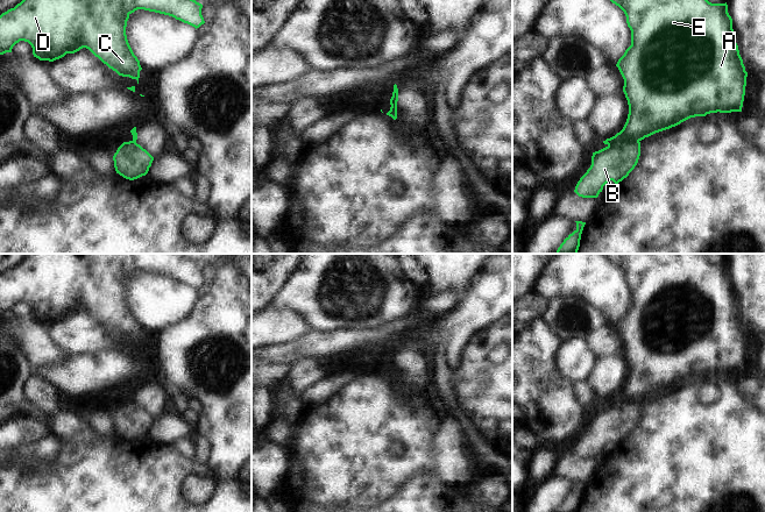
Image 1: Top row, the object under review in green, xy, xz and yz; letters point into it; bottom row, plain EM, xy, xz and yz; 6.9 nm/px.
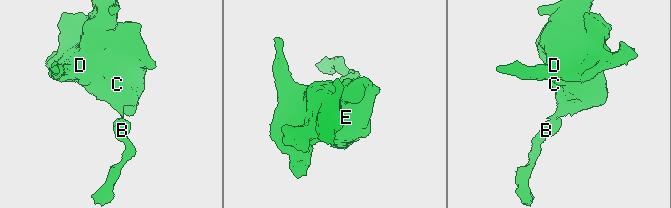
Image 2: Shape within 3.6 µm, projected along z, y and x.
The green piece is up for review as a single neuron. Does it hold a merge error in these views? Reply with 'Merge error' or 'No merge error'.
Merge error.

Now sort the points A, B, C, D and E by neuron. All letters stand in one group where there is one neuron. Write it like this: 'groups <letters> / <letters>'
groups A C D E / B

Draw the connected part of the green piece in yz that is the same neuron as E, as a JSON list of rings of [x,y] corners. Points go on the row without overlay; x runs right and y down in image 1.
[[[706,254],[603,255],[624,272],[631,291],[631,306],[616,325],[624,340],[623,353],[628,361],[629,375],[623,390],[603,401],[604,405],[642,401],[695,377],[717,372],[742,372],[748,333],[739,315],[727,263],[711,264]]]

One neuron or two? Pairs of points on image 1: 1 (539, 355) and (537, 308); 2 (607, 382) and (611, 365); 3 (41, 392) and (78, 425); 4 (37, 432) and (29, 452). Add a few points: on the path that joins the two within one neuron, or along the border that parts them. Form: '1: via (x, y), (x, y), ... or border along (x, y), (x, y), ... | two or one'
1: border along (540, 318), (528, 325) | two
2: via (608, 378), (611, 369) | one
3: via (49, 402), (69, 421) | one
4: border along (52, 432), (37, 441), (12, 448) | two

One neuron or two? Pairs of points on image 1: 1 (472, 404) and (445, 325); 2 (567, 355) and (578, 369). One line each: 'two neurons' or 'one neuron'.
1: two neurons
2: one neuron

